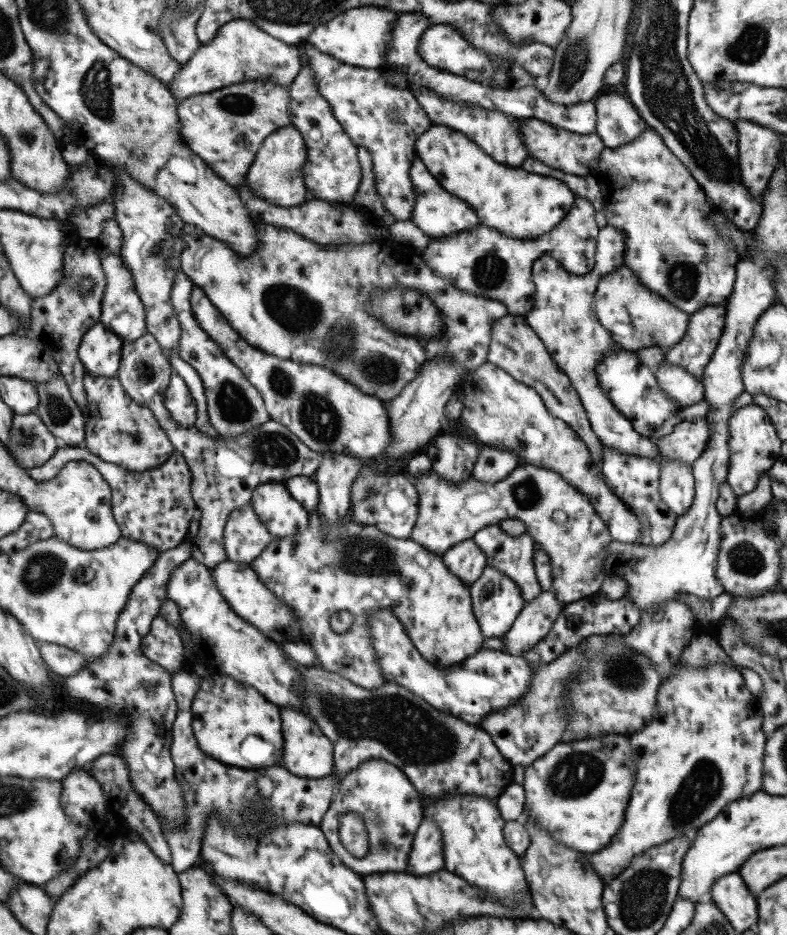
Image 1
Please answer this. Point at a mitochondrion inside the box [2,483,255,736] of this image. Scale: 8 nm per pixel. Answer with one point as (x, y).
(42, 572)

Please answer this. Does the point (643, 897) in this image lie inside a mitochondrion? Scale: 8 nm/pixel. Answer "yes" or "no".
yes

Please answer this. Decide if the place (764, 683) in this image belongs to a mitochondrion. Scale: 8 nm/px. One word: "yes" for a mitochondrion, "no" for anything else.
no

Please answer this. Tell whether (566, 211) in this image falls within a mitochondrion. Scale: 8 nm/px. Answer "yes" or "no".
no

